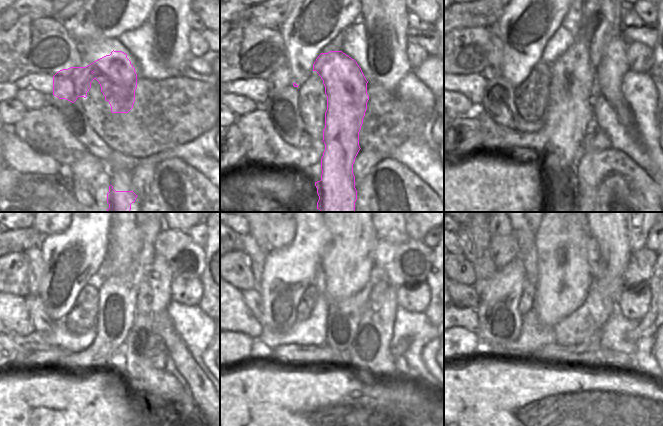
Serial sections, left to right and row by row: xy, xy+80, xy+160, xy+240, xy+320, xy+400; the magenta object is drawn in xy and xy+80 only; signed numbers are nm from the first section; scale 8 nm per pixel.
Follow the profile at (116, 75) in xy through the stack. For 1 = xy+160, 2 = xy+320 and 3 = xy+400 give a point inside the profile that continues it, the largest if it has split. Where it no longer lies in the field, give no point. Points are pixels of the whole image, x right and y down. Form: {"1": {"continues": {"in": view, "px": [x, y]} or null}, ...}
{"1": {"continues": {"in": "xy+160", "px": [567, 121]}}, "2": {"continues": {"in": "xy+320", "px": [331, 316]}}, "3": {"continues": {"in": "xy+400", "px": [556, 327]}}}

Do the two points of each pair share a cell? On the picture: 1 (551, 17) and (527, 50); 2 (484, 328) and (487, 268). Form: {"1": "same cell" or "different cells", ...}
{"1": "same cell", "2": "different cells"}

